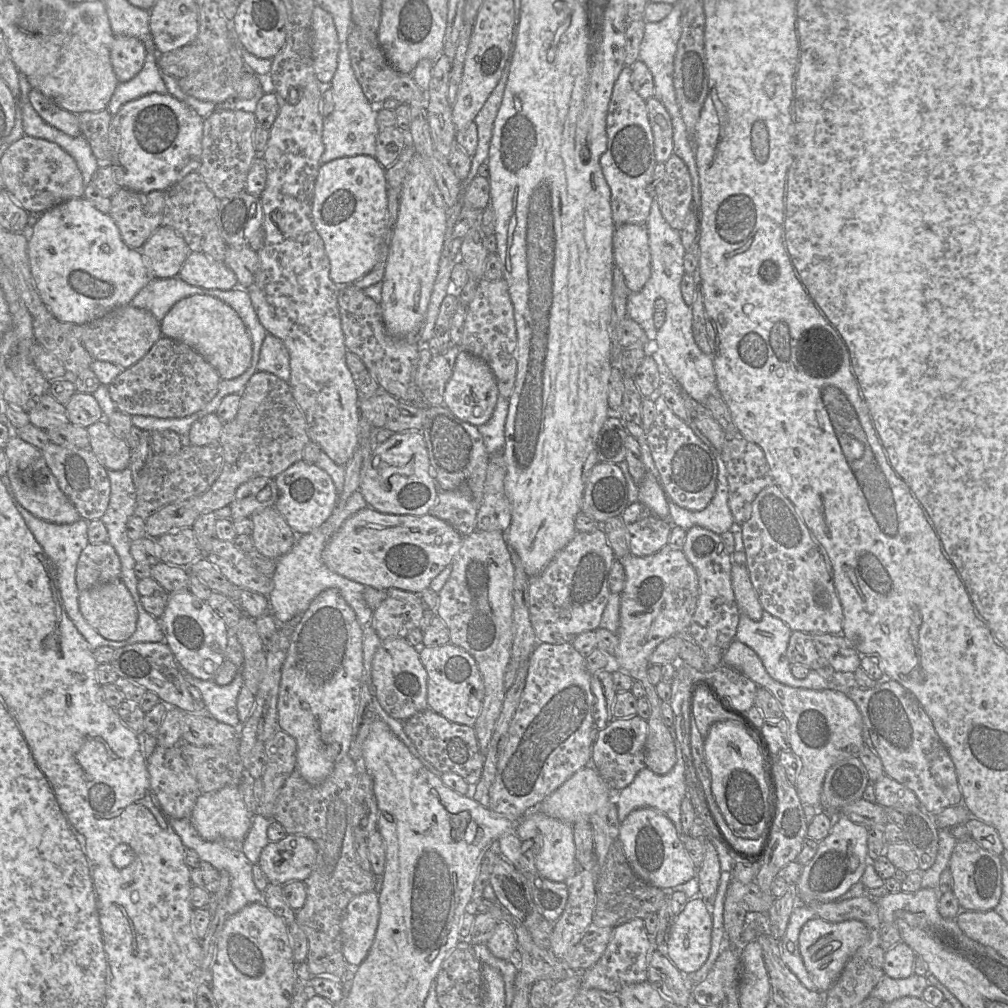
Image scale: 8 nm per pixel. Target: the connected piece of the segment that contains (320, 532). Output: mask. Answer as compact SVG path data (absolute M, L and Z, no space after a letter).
M355 491L343 506L335 508L320 527L310 533L297 536L292 549L277 560L276 569L271 576L274 588L268 596L268 600L269 612L278 624L292 623L295 619L300 618L322 591L334 588L352 608L359 624L362 627L370 626L373 610L364 599L366 586L329 570L322 561L322 551L331 537L350 516L367 506L361 492Z

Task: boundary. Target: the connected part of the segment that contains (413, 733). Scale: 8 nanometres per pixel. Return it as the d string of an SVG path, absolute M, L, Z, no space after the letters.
M429 708L402 722L405 734L435 769L442 773L459 774L469 785L478 783L484 754L480 751L474 727L451 722Z

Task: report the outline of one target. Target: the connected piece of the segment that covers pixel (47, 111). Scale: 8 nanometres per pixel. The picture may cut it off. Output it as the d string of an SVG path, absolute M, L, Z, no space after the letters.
M31 88L28 100L47 124L69 136L81 135L77 114L60 108L50 98L34 88Z

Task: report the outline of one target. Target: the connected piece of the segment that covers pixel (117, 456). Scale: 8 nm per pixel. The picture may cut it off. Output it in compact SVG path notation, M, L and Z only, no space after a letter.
M97 421L86 429L89 449L104 468L120 471L129 467L132 450L125 439L113 433L106 421Z

